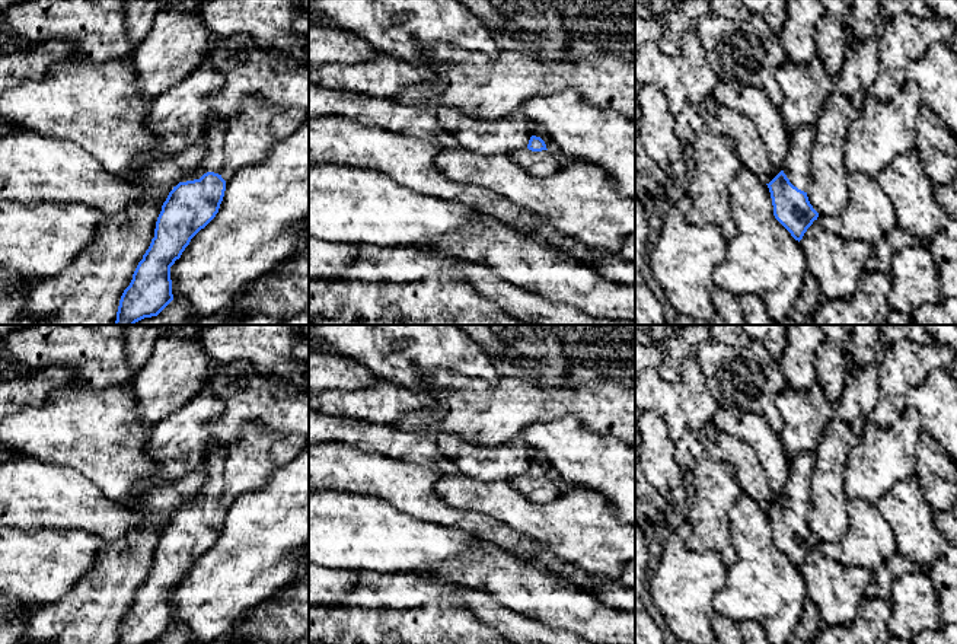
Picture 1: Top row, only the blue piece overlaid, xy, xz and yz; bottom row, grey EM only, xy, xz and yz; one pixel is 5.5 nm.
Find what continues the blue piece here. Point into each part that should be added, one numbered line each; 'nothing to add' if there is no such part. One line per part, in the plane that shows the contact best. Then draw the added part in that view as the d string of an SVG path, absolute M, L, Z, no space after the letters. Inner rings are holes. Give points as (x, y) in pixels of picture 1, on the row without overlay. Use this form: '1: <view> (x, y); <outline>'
1: xy (213, 487); M213 441L207 453L207 479L200 488L198 498L191 504L200 506L207 498L221 500L224 492L224 463L227 458L227 444Z

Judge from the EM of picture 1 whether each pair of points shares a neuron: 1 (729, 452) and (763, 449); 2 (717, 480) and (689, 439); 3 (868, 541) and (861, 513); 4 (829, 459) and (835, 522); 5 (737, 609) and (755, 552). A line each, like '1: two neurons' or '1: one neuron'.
1: two neurons
2: one neuron
3: one neuron
4: one neuron
5: one neuron

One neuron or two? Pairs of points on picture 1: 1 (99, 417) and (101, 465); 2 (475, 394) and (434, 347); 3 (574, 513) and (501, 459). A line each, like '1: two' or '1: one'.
1: one
2: two
3: two

